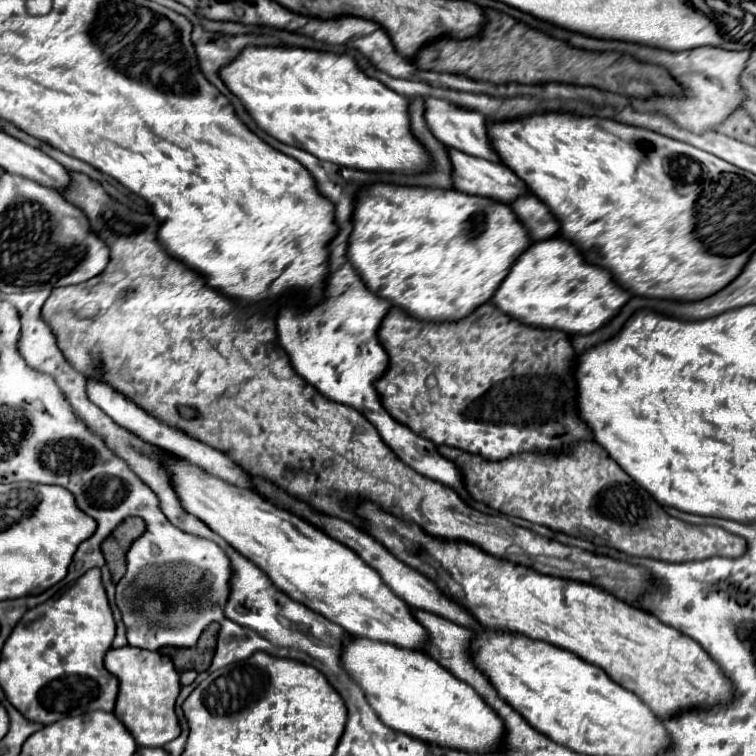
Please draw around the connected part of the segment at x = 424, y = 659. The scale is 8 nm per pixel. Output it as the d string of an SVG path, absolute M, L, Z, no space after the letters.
M352 639L344 647L342 665L364 689L368 703L390 729L444 749L452 747L478 755L500 753L500 743L506 733L504 721L492 707L486 707L484 699L468 683L456 679L430 655L398 651L390 643Z

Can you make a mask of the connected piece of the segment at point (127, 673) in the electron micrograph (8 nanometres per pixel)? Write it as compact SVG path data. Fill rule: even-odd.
M128 645L122 649L110 649L104 661L106 669L120 679L114 715L130 729L136 743L144 747L164 747L166 743L174 741L180 735L180 723L174 711L180 693L180 673L174 669L172 659L158 651Z

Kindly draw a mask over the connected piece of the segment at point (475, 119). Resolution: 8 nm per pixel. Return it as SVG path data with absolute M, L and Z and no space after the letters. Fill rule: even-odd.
M424 99L426 103L426 123L430 127L430 131L448 147L452 149L458 149L466 155L472 155L472 157L480 157L480 159L486 159L486 161L494 161L494 163L502 163L494 145L490 143L490 135L488 135L488 129L486 129L486 119L476 113L476 111L462 111L460 107L454 107L452 103L446 103L444 99Z

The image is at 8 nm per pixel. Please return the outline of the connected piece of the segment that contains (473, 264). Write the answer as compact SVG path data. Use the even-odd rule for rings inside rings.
M378 183L378 185L366 187L366 191L362 191L362 195L358 195L358 203L356 203L354 215L352 215L352 225L353 229L348 242L348 261L352 263L356 273L362 275L364 285L370 291L374 291L378 297L390 301L394 307L400 307L402 311L406 311L410 317L420 319L420 321L432 321L432 323L446 323L446 321L464 319L474 309L488 303L492 299L494 291L498 289L498 285L502 283L502 279L508 275L512 263L526 251L526 247L530 247L530 243L528 243L530 237L526 235L526 229L522 227L522 223L518 223L518 219L514 219L514 211L510 207L506 207L504 203L494 203L494 199L482 199L476 195L466 195L462 191L442 191L442 189L426 189L426 187L400 187L400 185Z

